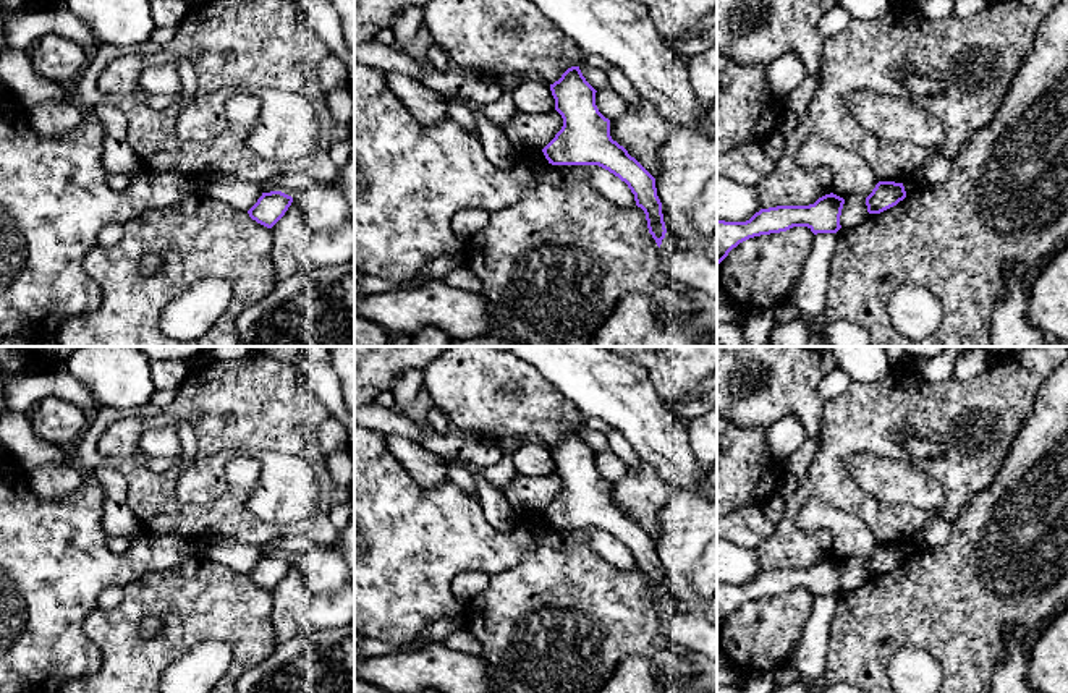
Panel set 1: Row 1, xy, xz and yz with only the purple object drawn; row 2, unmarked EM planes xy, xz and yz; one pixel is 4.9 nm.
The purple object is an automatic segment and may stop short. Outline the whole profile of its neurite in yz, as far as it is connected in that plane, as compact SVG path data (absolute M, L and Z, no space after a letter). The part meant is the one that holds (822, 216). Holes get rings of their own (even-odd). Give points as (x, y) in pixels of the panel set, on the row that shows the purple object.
M830 193L809 206L777 206L761 209L746 222L717 220L717 266L740 243L793 227L807 227L814 235L837 233L845 199Z

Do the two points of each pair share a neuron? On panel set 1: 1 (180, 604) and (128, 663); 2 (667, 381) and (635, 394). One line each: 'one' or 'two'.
1: one
2: two

